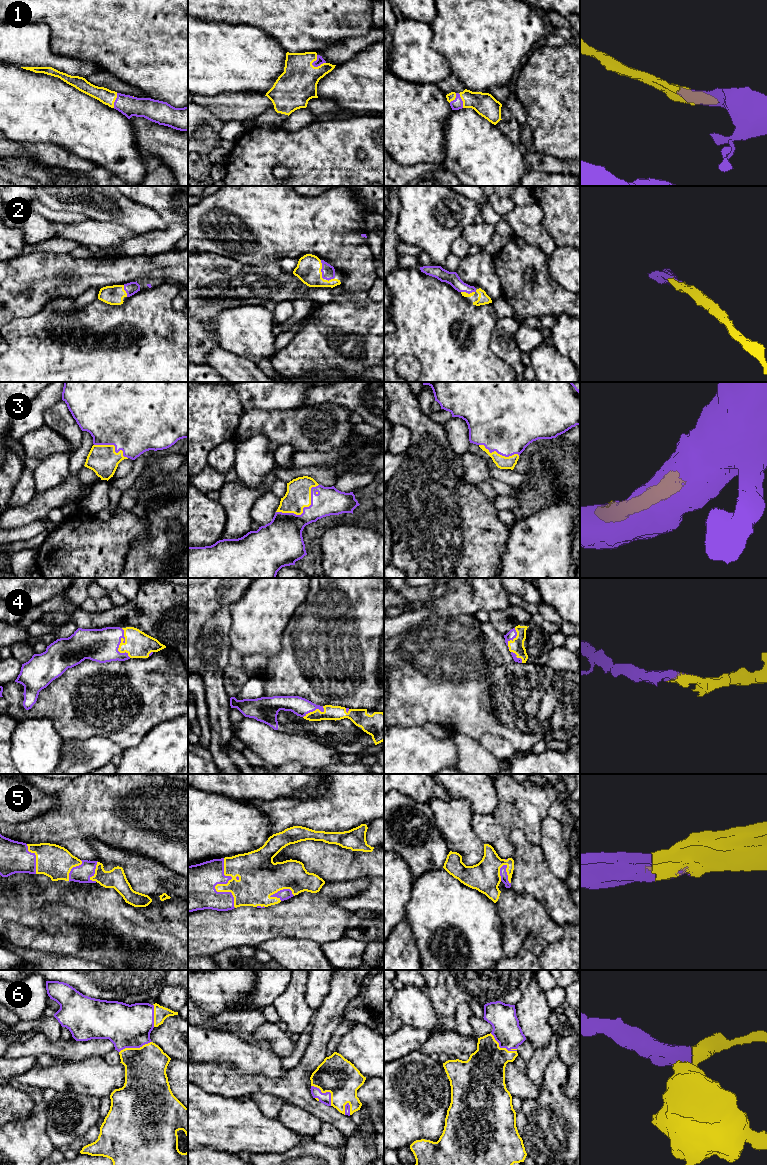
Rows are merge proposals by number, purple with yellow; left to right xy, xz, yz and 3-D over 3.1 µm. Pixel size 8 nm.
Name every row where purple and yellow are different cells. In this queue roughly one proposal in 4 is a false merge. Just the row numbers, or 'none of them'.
none of them

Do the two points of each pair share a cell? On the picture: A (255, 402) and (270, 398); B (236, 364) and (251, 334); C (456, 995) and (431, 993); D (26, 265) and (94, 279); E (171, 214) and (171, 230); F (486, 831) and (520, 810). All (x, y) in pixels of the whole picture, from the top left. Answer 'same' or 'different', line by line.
A: same
B: different
C: same
D: same
E: different
F: same

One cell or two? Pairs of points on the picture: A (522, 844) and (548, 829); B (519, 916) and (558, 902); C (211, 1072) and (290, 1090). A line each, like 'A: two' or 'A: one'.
A: two
B: two
C: one

